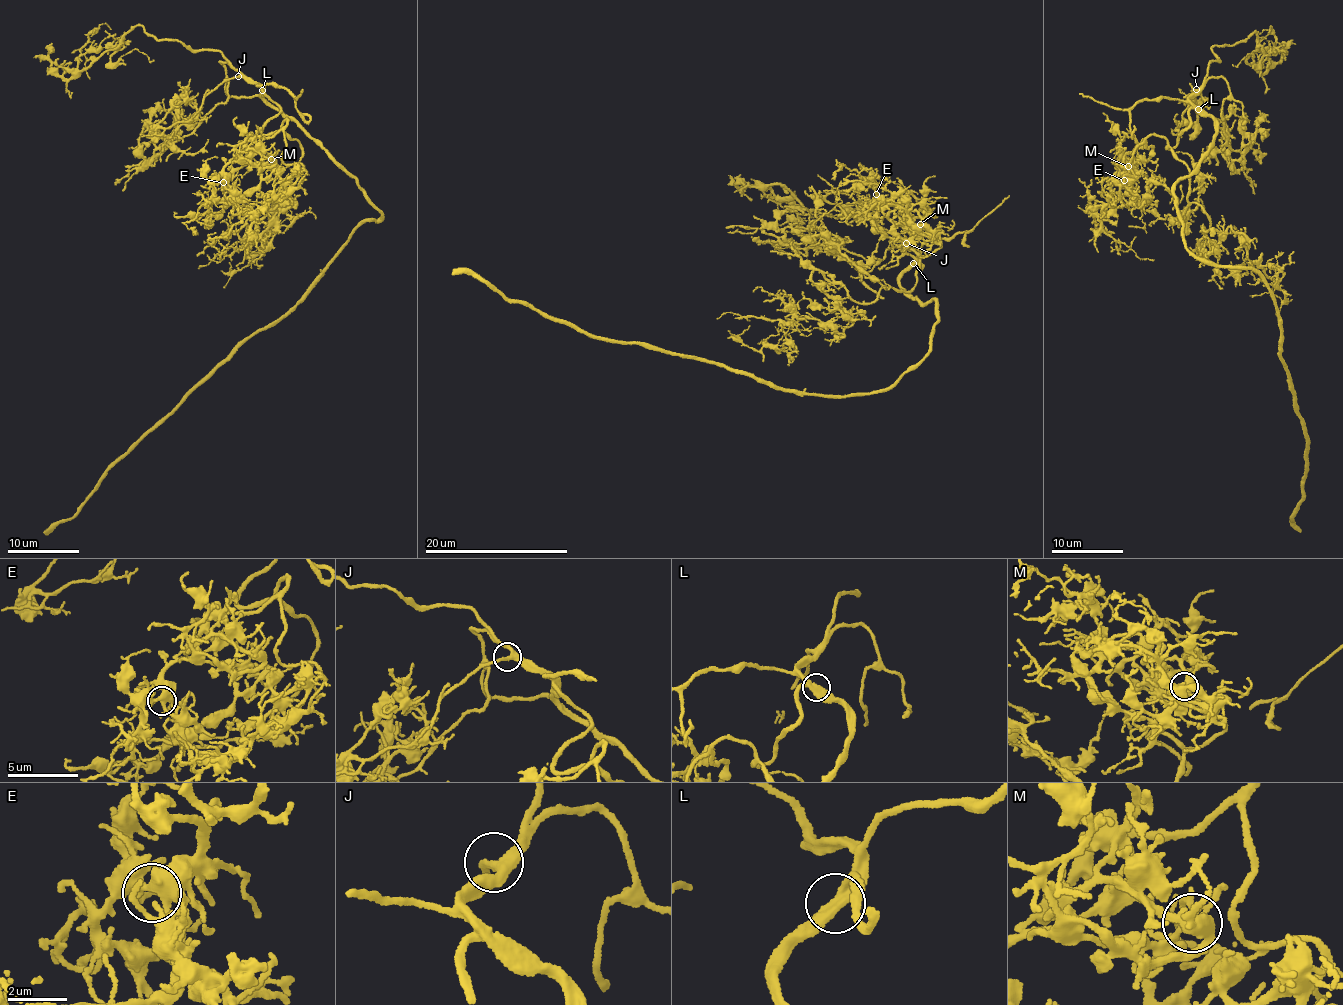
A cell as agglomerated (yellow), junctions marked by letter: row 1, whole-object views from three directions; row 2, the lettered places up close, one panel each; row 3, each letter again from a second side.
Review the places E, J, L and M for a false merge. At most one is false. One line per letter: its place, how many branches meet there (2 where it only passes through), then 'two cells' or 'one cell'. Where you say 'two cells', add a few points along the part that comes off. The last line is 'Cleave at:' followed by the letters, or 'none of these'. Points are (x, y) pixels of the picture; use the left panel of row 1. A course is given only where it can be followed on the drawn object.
E: (223, 182) | 3 | one cell
J: (238, 76) | 3 | one cell
L: (262, 90) | 3 | one cell
M: (271, 159) | 3 | one cell
Cleave at: none of these

